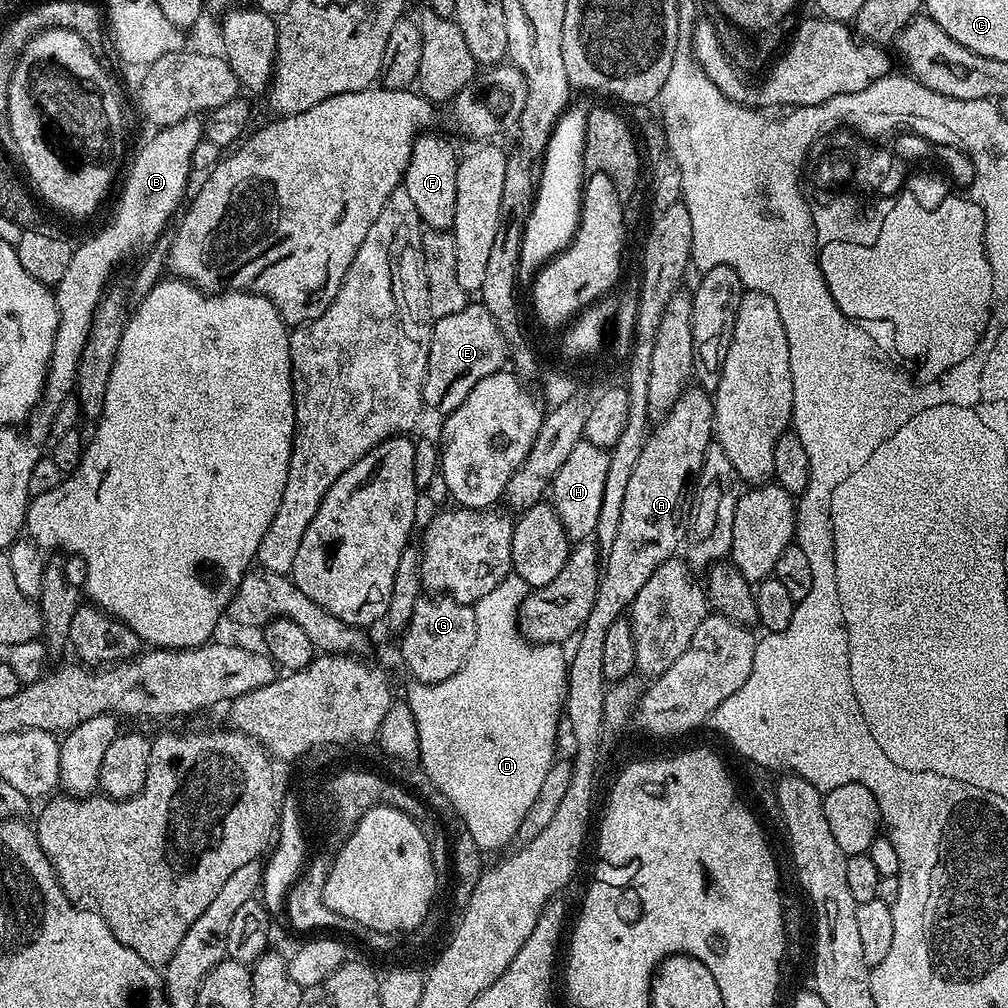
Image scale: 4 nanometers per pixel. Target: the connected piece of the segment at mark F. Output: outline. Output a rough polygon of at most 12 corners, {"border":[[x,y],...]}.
{"border":[[417,136],[402,186],[421,225],[447,232],[458,198],[450,141]]}

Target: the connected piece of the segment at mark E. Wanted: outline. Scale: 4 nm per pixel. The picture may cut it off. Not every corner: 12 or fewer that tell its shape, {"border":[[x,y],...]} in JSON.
{"border":[[483,304],[432,324],[425,405],[458,410],[510,345]]}

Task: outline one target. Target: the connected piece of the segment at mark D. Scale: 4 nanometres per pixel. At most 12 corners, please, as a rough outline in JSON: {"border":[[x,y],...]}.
{"border":[[528,584],[474,606],[458,674],[413,683],[419,767],[481,850],[557,759],[568,660],[520,633]]}

